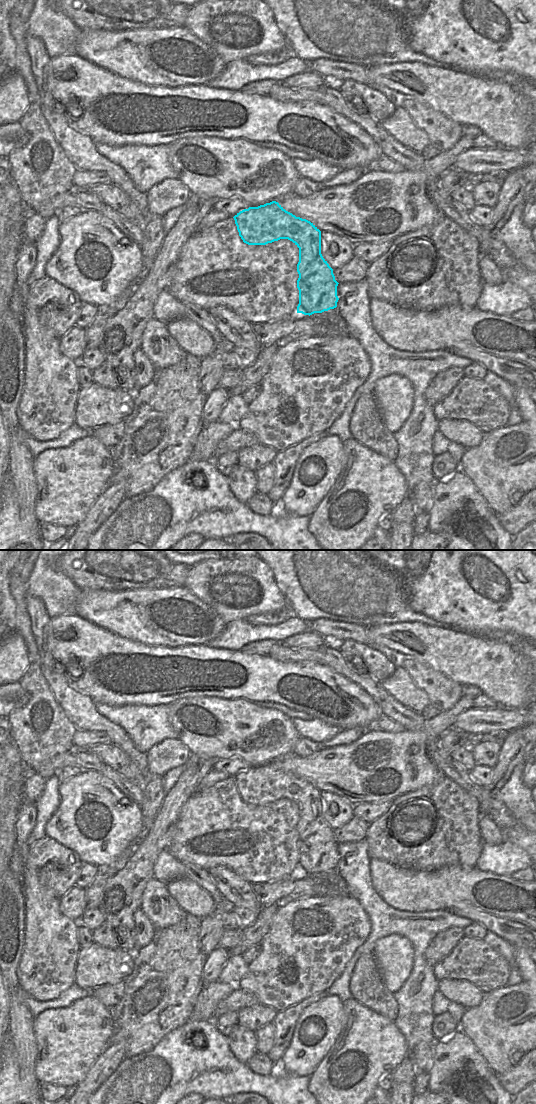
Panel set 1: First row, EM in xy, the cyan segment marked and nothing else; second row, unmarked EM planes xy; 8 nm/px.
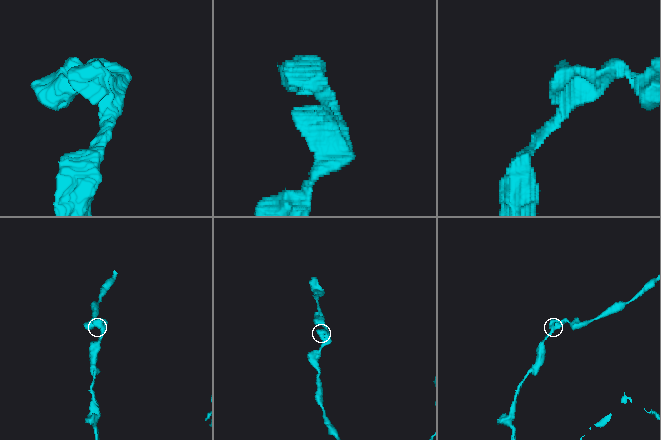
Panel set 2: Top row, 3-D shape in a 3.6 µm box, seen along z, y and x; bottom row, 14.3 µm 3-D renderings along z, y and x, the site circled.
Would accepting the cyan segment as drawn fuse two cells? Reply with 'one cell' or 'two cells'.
one cell

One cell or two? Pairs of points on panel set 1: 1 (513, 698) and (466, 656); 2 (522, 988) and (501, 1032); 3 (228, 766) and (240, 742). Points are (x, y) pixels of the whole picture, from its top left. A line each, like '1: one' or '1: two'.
1: one
2: one
3: two

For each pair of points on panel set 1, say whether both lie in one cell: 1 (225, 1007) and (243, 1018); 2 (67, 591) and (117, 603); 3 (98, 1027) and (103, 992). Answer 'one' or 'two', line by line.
1: two
2: two
3: two

